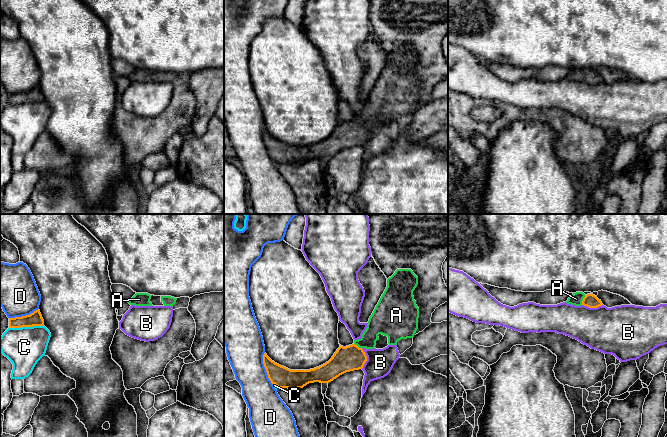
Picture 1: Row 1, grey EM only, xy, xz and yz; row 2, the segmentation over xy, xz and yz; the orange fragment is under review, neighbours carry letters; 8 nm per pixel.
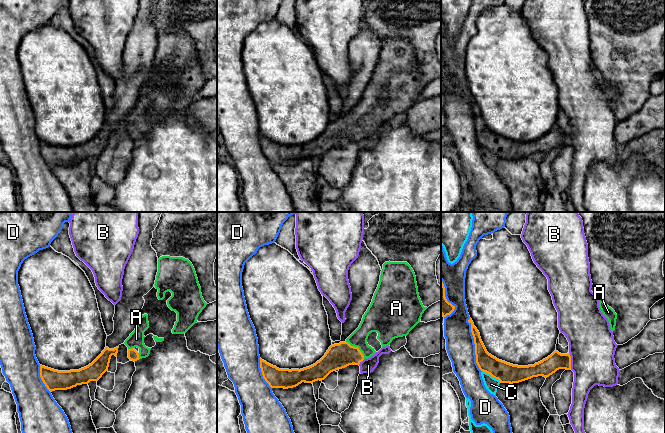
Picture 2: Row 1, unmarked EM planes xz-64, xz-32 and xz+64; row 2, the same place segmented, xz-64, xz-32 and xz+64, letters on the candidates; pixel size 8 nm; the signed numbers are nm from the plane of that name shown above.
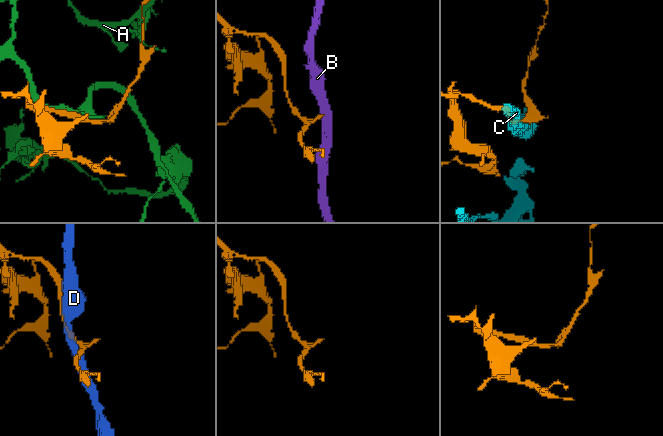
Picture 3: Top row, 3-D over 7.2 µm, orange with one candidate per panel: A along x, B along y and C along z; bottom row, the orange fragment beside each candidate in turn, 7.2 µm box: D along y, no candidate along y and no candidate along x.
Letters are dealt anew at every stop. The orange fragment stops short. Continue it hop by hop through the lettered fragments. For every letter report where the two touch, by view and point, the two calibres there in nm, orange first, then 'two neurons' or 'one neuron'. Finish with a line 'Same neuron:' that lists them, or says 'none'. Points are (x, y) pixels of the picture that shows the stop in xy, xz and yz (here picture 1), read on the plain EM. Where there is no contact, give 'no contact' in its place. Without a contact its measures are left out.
A: contact yz (583, 76); calibres 110 and 100 nm; one neuron
B: contact xz (366, 134); calibres 200 and 220 nm; two neurons
C: contact xy (26, 102); calibres 110 and 320 nm; two neurons
D: contact xz (265, 144); calibres 170 and 300 nm; two neurons
Same neuron: A

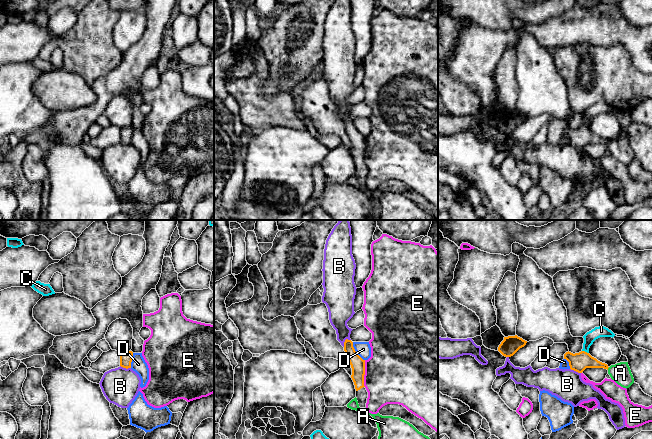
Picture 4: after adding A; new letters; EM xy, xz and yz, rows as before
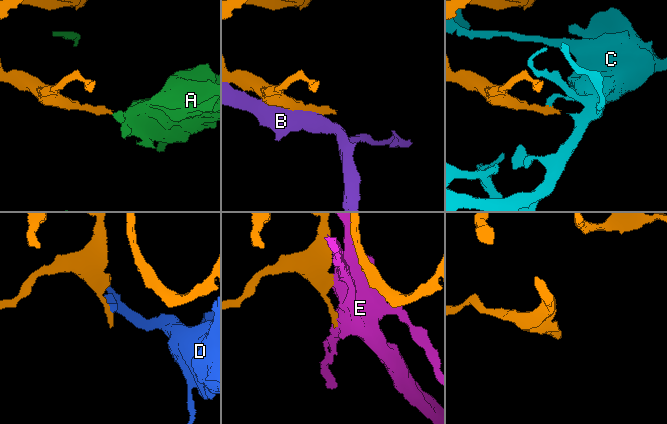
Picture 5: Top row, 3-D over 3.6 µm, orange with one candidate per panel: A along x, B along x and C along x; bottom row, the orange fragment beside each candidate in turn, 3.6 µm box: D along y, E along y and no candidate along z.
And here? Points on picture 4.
A: contact yz (608, 143); calibres 150 and 160 nm; two neurons
B: contact xz (345, 117); calibres 110 and 190 nm; two neurons
C: contact yz (584, 127); calibres 150 and 90 nm; two neurons
D: contact xz (355, 127); calibres 110 and 120 nm; two neurons
E: contact xz (364, 149); calibres 110 and 480 nm; two neurons
Same neuron: none

